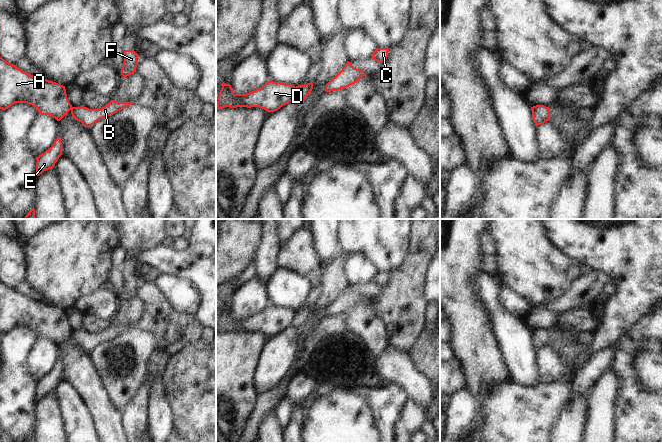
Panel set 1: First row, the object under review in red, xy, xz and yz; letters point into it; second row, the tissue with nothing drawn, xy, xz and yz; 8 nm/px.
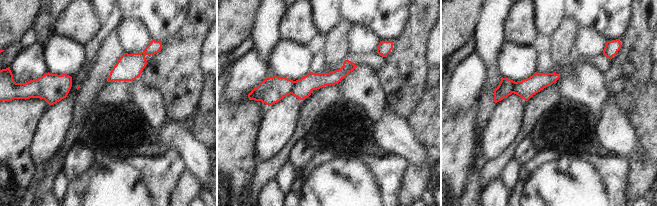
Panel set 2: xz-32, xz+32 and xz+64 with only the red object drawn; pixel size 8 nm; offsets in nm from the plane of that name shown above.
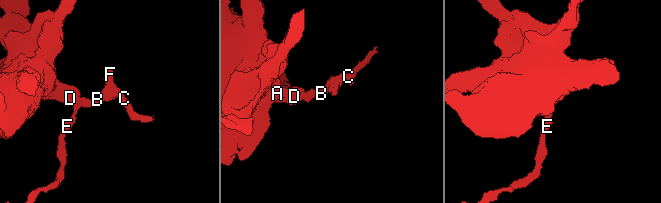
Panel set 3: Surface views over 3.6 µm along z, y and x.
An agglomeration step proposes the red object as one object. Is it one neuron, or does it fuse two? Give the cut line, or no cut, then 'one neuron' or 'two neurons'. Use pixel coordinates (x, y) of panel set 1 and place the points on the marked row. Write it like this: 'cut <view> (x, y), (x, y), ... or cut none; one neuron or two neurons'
cut xz (296, 87), (291, 101); two neurons

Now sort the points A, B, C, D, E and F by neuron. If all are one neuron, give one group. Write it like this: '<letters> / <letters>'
A D / B C E F

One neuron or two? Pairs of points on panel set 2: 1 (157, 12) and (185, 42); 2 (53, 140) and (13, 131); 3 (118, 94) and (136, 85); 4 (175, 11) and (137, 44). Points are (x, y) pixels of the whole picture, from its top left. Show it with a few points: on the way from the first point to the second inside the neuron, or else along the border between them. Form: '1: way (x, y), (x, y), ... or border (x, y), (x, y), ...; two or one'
1: border (187, 11), (185, 21), (180, 28), (162, 42); two
2: border (42, 113), (29, 148), (31, 158); two
3: border (129, 81), (131, 101); two
4: border (130, 19), (137, 19), (152, 39); two

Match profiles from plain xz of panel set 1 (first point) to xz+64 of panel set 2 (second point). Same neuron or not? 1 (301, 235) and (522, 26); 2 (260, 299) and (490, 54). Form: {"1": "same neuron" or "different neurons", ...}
{"1": "same neuron", "2": "different neurons"}

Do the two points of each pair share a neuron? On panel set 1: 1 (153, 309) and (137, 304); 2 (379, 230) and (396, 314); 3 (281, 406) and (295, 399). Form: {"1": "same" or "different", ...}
{"1": "different", "2": "different", "3": "different"}

